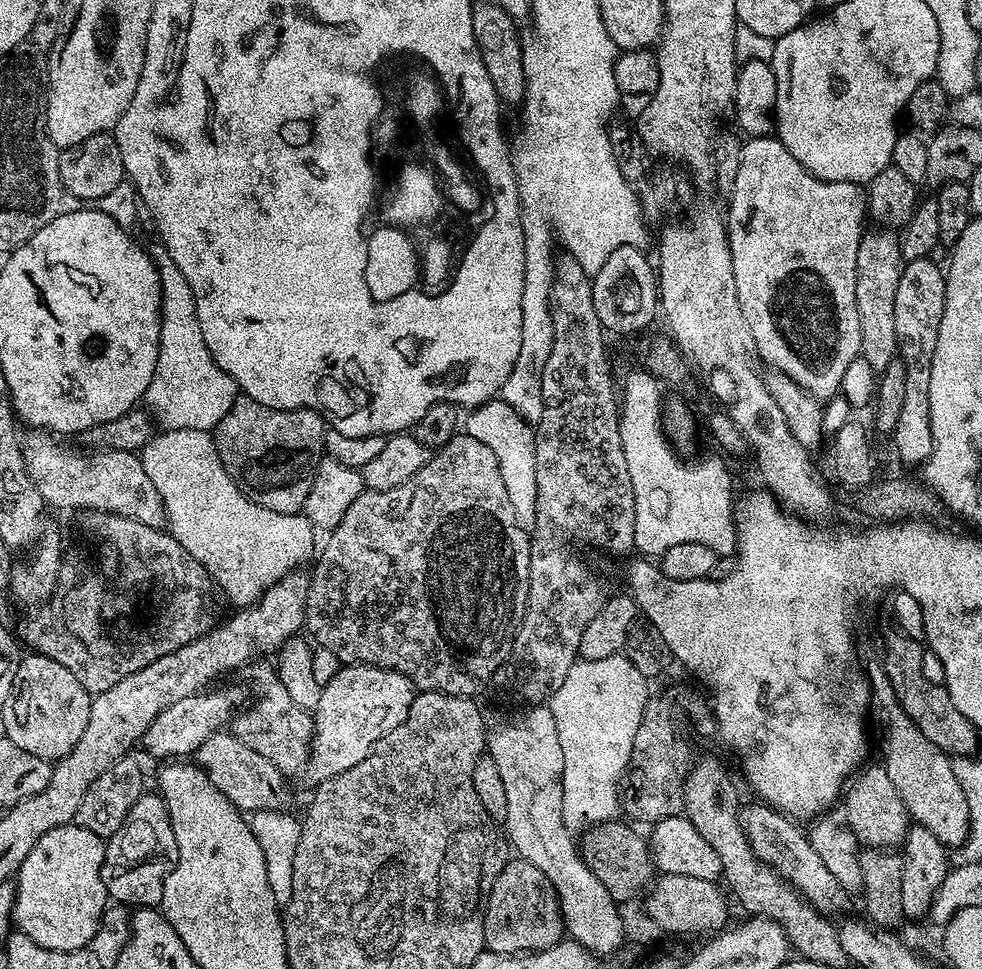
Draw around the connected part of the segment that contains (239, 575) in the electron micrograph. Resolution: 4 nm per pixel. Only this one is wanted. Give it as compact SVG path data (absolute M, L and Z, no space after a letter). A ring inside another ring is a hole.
M160 430L155 433L155 436L144 448L140 449L138 455L144 467L144 479L154 486L157 497L164 509L167 531L171 532L172 537L208 571L211 583L219 591L221 588L236 603L236 606L253 605L271 584L277 584L282 577L287 576L290 572L297 571L301 566L304 566L300 564L307 562L308 555L312 552L312 535L314 535L312 523L303 514L278 514L274 510L266 510L262 506L255 504L250 498L246 498L242 494L242 490L238 490L238 486L230 478L230 474L226 474L226 470L218 458L216 441L212 432L203 432L202 430Z

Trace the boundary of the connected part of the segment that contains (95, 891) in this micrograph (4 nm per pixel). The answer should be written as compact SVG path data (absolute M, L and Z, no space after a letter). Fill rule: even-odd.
M75 822L64 824L60 828L42 834L34 850L26 854L20 871L14 876L14 899L10 915L15 927L43 948L63 952L84 948L88 940L94 938L104 909L110 900L100 873L100 867L104 865L104 846L105 841L101 837Z

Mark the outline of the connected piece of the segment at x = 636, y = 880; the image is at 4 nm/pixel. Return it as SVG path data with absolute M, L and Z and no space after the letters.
M619 819L606 820L603 824L591 825L588 837L584 844L579 845L579 852L586 866L606 886L606 890L612 895L613 900L623 902L623 900L632 900L644 887L649 887L653 879L654 865L652 863L652 853L648 846L648 841L642 835L639 836L633 825L620 824Z

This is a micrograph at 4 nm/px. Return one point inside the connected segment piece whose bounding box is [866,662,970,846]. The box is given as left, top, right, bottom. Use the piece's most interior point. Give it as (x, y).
(922, 773)

